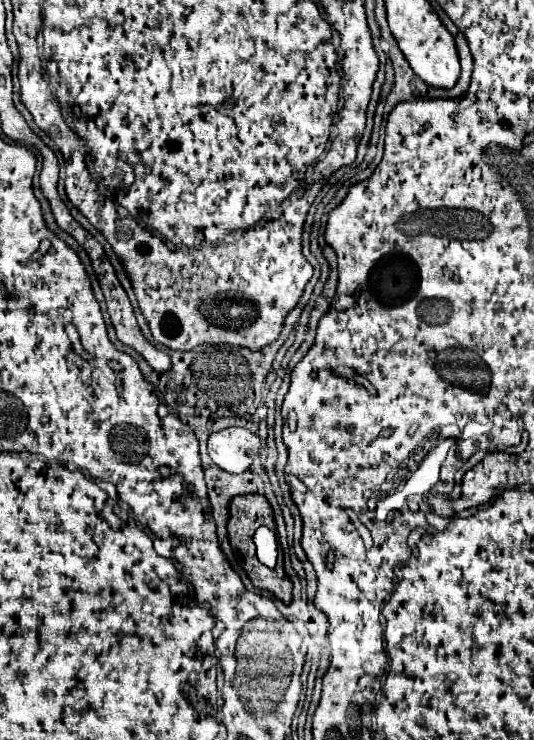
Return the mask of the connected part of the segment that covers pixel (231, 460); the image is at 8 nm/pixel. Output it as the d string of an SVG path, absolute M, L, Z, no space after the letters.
M226 428L212 434L208 440L208 454L214 464L232 474L248 470L258 448L260 438L246 428Z

